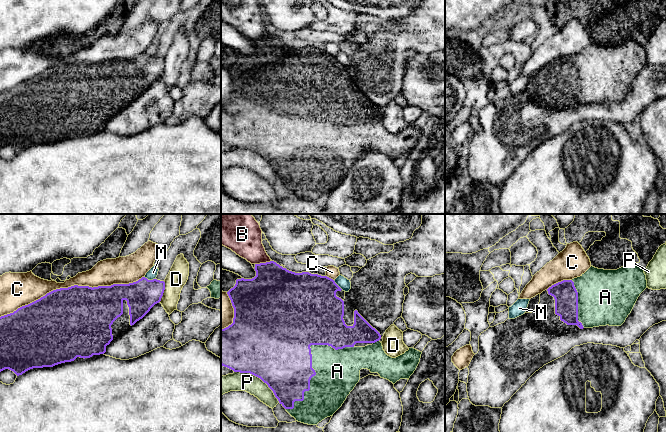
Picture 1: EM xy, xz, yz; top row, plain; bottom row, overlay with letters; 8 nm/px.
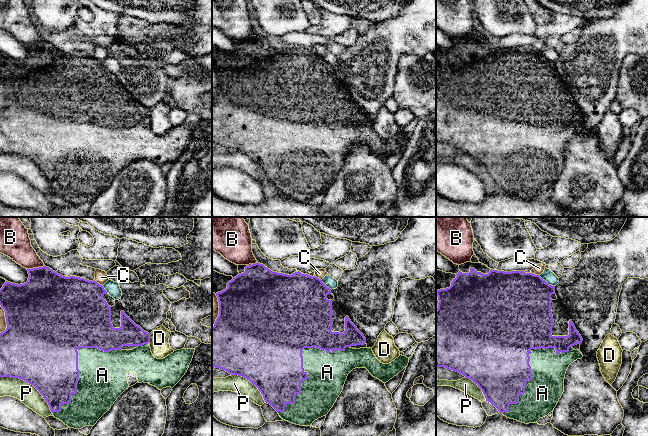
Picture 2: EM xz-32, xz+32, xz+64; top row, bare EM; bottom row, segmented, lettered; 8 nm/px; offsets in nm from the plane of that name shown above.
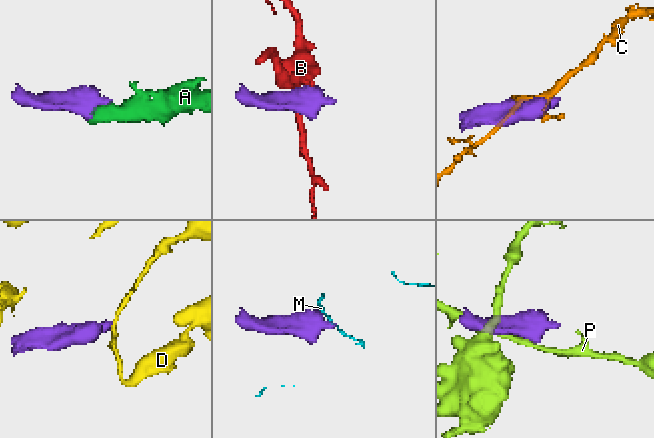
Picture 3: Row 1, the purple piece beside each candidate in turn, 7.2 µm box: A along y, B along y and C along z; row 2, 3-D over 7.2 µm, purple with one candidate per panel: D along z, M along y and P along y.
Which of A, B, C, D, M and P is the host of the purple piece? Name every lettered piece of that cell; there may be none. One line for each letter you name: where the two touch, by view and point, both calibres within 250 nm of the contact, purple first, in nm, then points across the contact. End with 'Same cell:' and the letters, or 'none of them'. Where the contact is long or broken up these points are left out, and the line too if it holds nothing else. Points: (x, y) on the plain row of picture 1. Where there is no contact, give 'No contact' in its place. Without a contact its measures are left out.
A: Touches purple at xz (311, 138). Thickness 480 nm (purple) against 360 nm
Same cell: A

